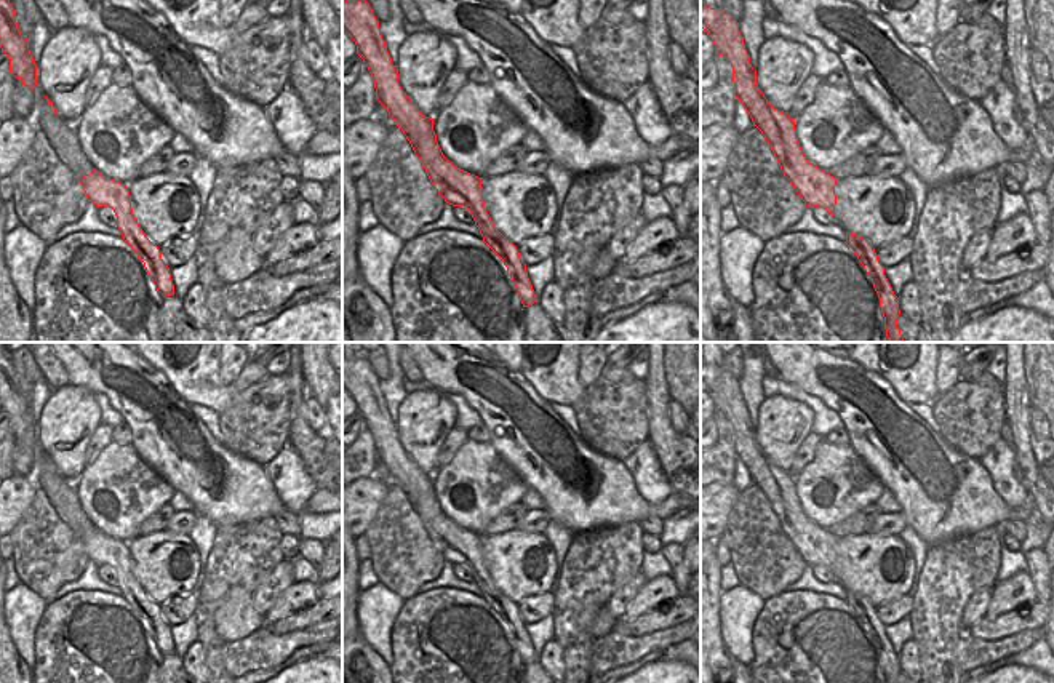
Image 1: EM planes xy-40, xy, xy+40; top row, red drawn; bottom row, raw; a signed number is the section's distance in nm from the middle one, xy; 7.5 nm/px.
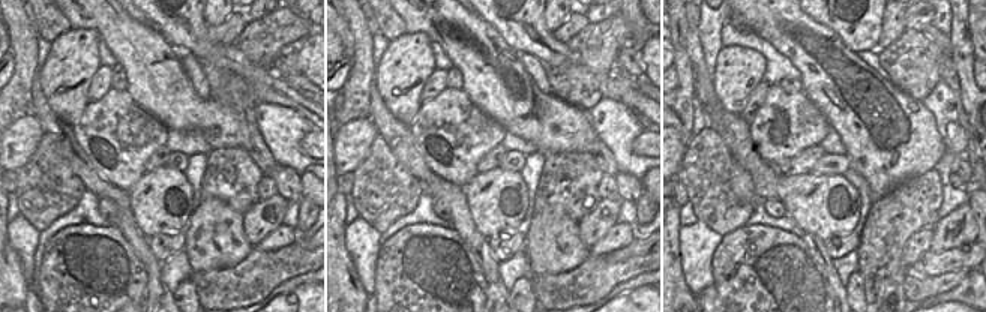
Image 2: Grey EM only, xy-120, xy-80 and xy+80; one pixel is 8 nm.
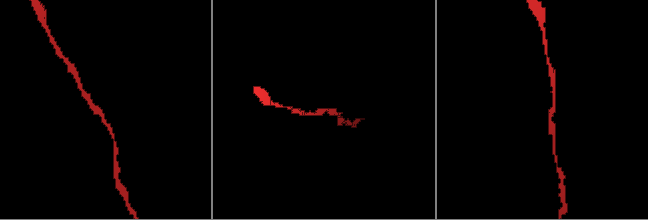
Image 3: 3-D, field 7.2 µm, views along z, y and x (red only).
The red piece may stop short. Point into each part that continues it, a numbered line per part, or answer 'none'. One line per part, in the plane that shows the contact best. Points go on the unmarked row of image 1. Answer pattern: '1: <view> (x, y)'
none

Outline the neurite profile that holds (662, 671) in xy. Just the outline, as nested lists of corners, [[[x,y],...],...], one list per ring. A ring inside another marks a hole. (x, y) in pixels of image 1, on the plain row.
[[[661,657],[632,675],[609,683],[701,683],[701,673],[688,662]]]

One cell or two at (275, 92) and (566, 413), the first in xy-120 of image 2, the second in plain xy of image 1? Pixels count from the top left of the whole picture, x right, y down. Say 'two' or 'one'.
two

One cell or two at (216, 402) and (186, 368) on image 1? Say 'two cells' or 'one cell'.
one cell

